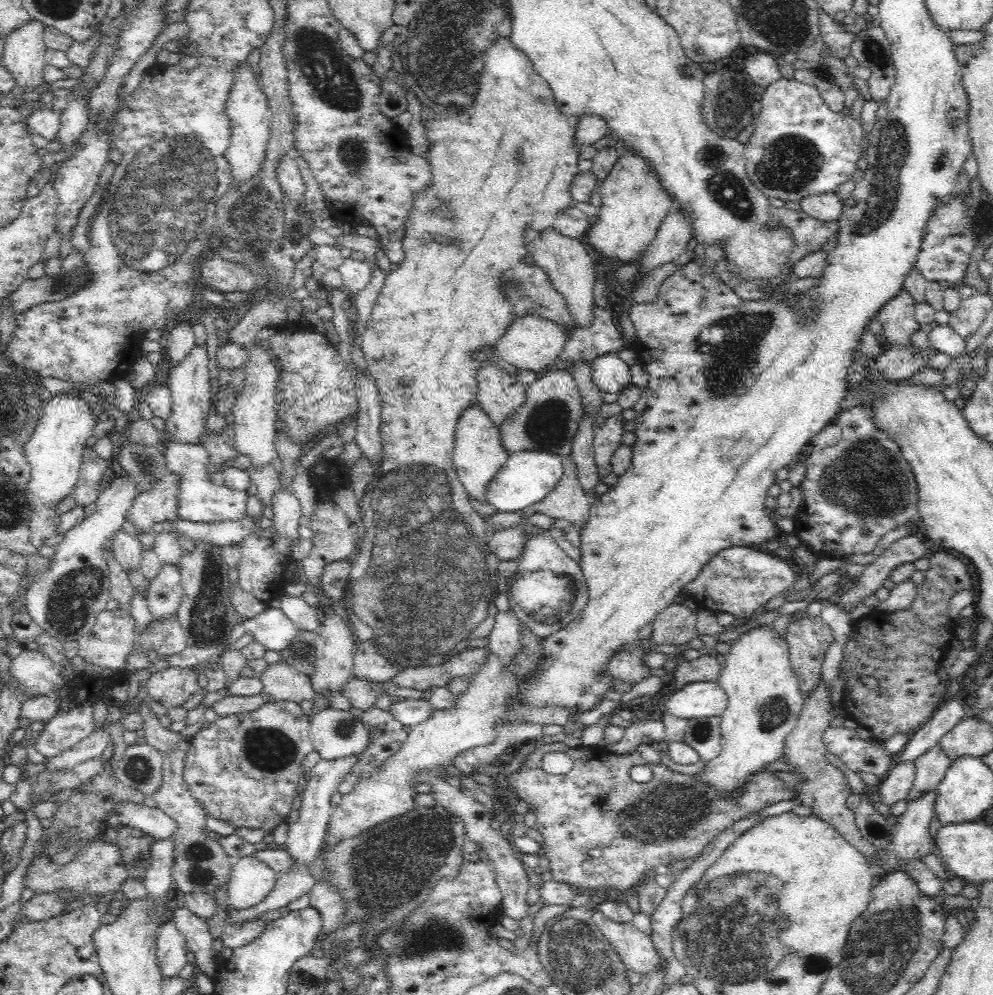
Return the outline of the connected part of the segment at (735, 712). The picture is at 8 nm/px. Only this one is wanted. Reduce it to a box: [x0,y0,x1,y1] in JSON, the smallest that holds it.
[695,625,806,796]

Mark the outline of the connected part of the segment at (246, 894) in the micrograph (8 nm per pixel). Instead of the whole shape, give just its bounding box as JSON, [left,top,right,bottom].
[227,855,277,910]

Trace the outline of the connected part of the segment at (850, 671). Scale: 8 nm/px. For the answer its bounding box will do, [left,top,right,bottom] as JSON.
[838,551,972,742]

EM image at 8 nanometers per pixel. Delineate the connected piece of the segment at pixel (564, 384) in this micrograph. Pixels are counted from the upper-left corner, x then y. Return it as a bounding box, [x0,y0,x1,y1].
[500,369,584,457]

